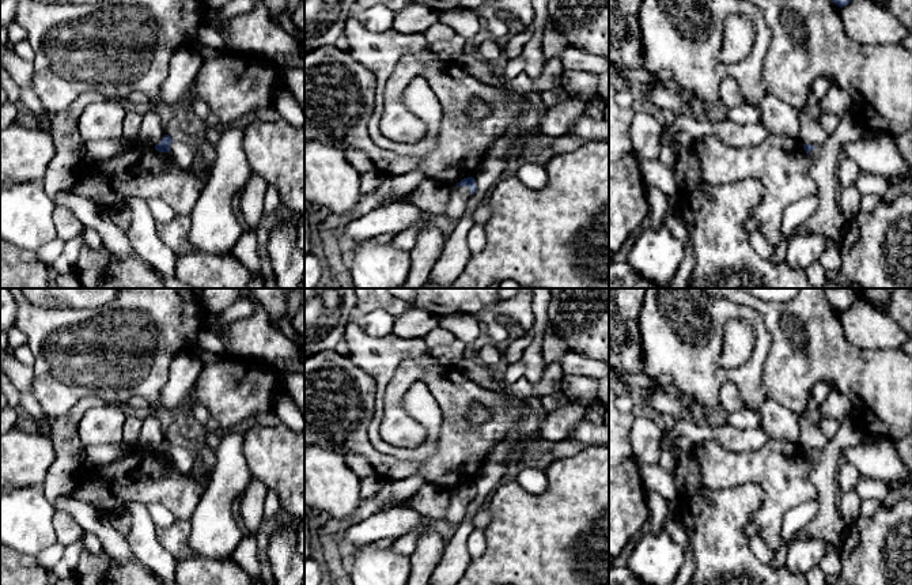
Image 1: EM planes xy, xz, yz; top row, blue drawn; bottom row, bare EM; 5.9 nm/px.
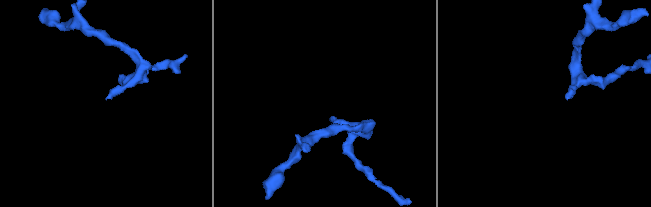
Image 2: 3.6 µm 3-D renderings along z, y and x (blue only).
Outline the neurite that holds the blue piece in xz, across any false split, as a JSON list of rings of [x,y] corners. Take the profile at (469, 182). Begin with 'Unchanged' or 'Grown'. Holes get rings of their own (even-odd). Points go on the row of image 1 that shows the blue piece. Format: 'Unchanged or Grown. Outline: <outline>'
Grown. Outline: [[[473,177],[457,182],[457,188],[449,192],[449,204],[446,210],[447,219],[455,226],[468,208],[469,199],[476,193],[477,186]]]

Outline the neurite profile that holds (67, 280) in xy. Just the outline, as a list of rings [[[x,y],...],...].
[[[63,273],[56,278],[57,288],[82,288],[77,276],[73,273]]]

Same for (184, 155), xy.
[[[173,140],[170,144],[170,154],[174,159],[174,162],[182,167],[188,169],[190,167],[194,162],[197,162],[197,152],[193,144],[186,144],[179,140]]]

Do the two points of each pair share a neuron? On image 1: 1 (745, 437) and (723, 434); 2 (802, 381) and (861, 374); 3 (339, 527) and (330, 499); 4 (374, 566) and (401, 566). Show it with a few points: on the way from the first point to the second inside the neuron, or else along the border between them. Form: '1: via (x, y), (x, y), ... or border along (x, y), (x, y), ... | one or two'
1: via (740, 437), (729, 437) | one
2: via (817, 374), (846, 374) | one
3: border along (360, 498), (359, 506), (351, 517), (333, 519) | two
4: via (381, 566), (394, 566) | one

